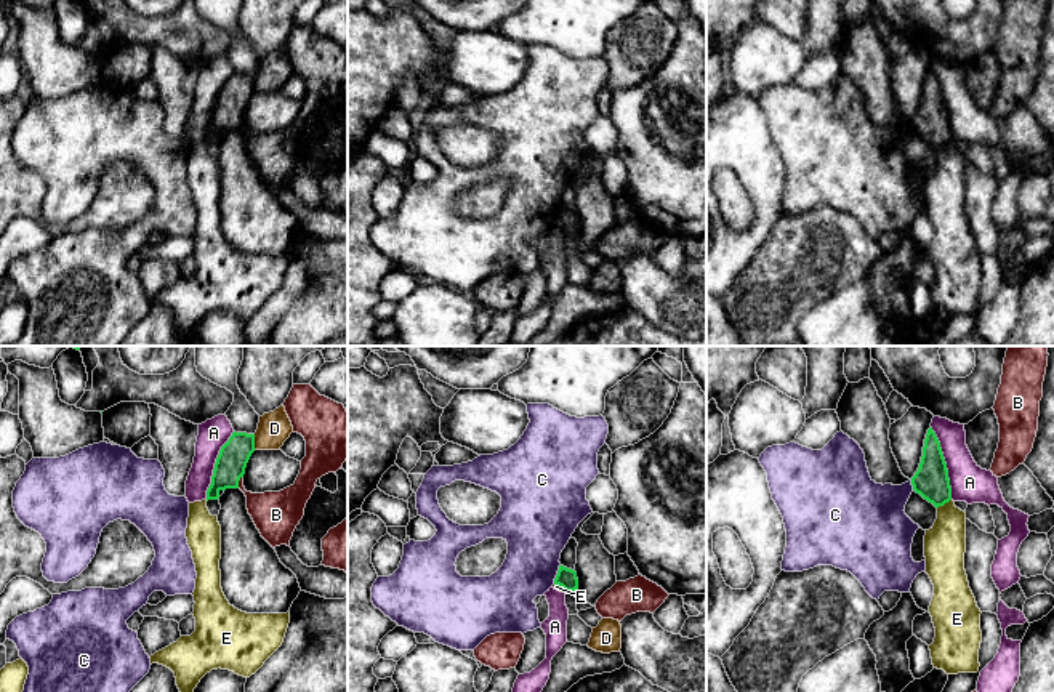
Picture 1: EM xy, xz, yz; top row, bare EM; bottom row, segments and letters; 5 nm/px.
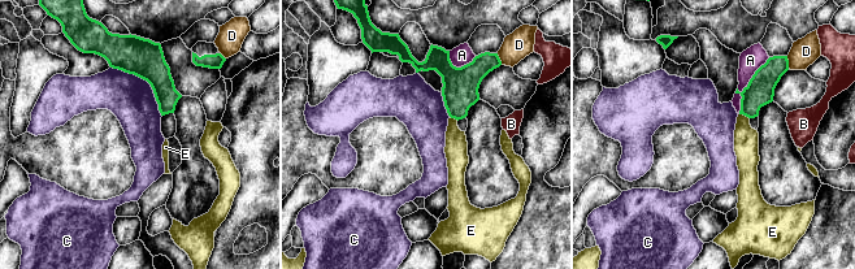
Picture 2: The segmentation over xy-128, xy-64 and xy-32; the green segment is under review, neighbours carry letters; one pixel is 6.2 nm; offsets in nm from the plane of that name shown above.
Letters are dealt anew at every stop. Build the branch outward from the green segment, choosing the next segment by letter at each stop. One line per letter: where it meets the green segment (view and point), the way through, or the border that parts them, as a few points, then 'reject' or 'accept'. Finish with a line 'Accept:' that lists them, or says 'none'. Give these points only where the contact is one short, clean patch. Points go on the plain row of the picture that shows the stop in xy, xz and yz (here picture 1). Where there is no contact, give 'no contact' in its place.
A: contact yz (945, 104); border yz (931, 68), (945, 104), (952, 140); reject
B: contact xy (237, 124); way xy (233, 100), (237, 124), (258, 146), (276, 156); accept
C: contact xz (558, 215); border xz (559, 205), (553, 225); reject
D: contact xy (253, 84); border xy (253, 76), (255, 90); reject
E: contact yz (944, 144); border yz (950, 140), (937, 149); reject
Accept: B

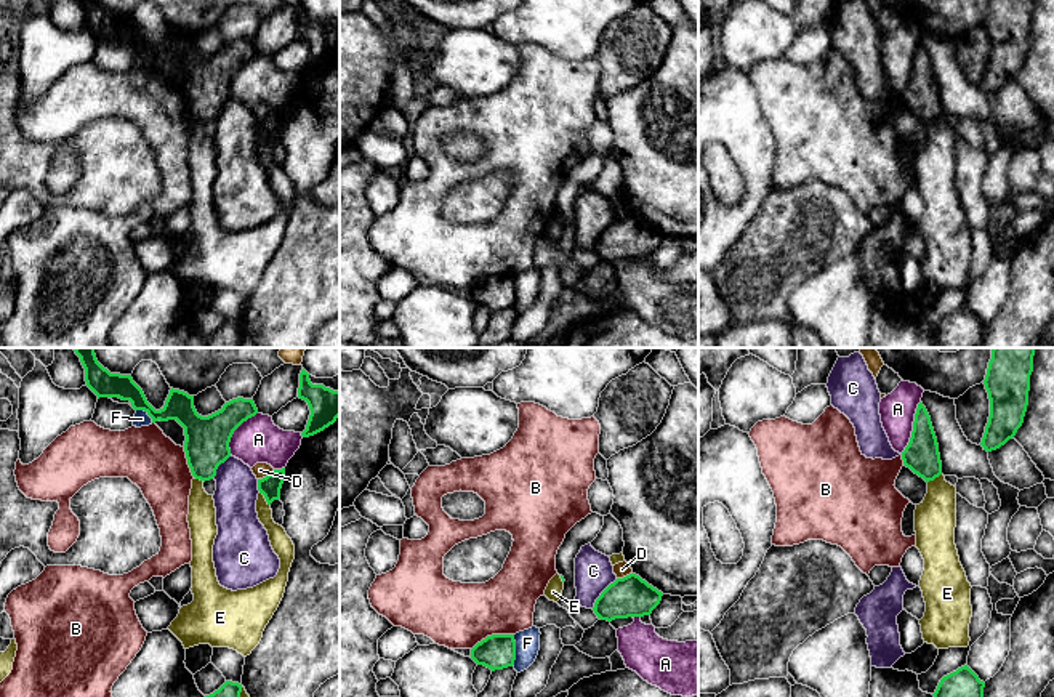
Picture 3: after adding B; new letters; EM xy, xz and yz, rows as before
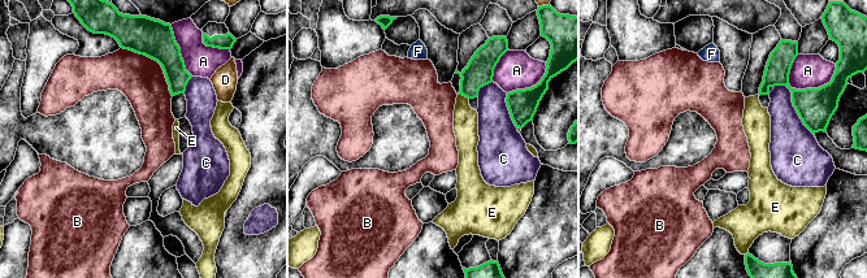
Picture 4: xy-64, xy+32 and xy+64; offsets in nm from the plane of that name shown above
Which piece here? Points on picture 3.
A: contact yz (913, 68); reject
B: contact xz (492, 276); reject
C: contact xz (601, 234); reject
D: contact xy (268, 116); reject
E: contact xy (265, 138); reject
F: contact xz (514, 292); reject
Accept: none

